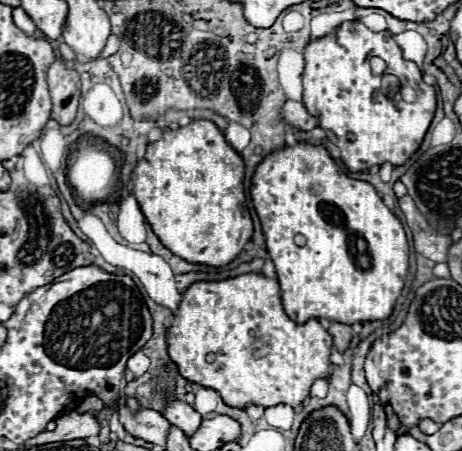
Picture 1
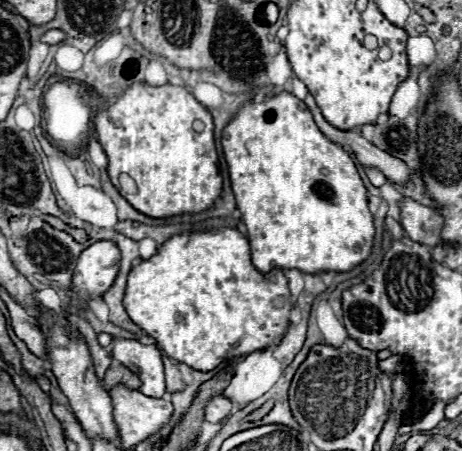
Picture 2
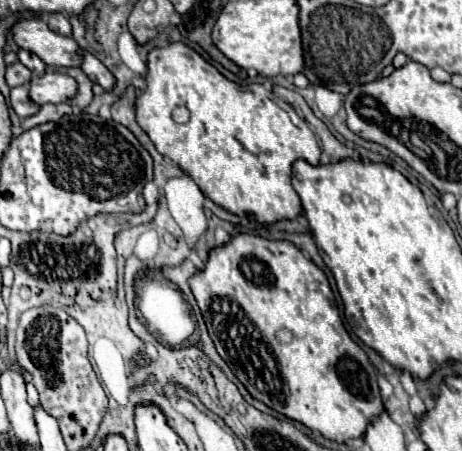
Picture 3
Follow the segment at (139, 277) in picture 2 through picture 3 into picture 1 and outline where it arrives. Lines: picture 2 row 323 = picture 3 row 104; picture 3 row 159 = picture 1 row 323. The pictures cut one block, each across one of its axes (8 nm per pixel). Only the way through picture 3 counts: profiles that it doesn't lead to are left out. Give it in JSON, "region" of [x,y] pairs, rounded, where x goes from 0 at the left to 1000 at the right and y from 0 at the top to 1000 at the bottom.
{"region":[[[519,608],[511,616],[411,630],[359,732],[359,772],[368,798],[403,843],[468,865],[494,900],[645,900],[667,882],[671,856],[684,838],[714,834],[719,745],[684,705],[671,705],[658,718],[628,710],[610,683],[606,634],[597,621],[576,616],[571,608]]]}

